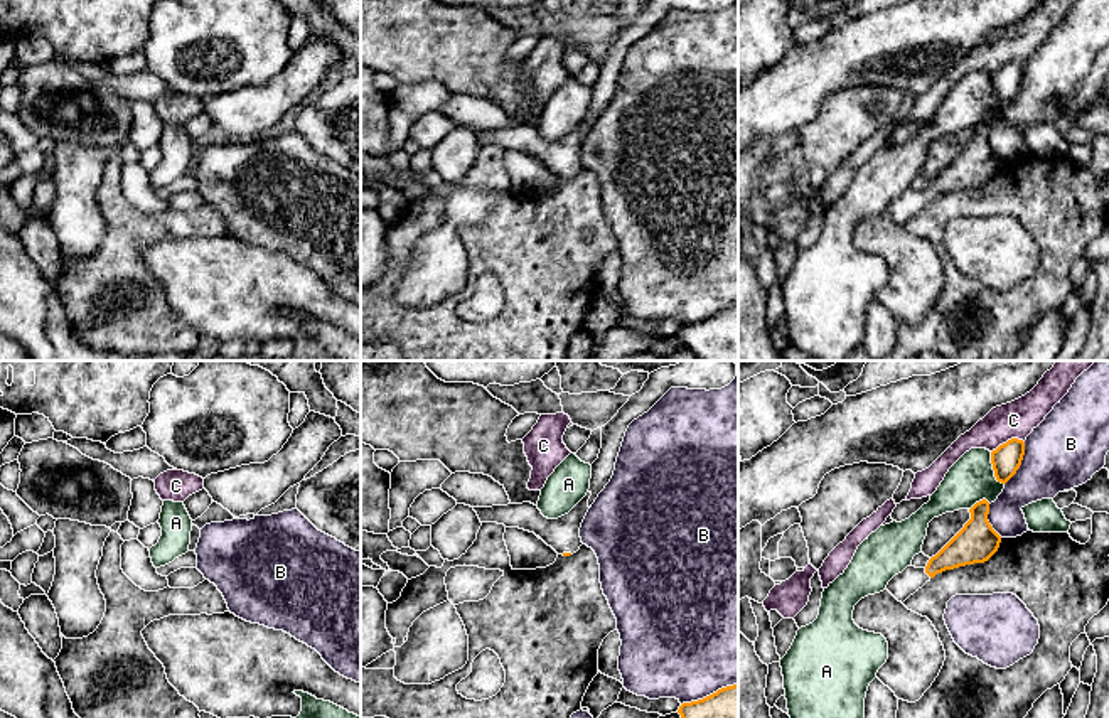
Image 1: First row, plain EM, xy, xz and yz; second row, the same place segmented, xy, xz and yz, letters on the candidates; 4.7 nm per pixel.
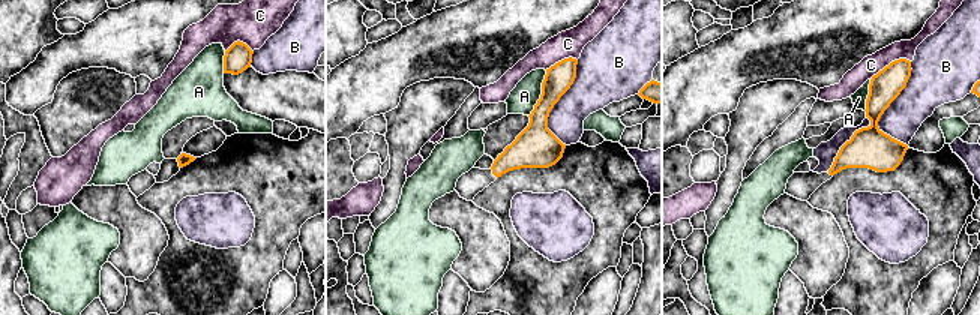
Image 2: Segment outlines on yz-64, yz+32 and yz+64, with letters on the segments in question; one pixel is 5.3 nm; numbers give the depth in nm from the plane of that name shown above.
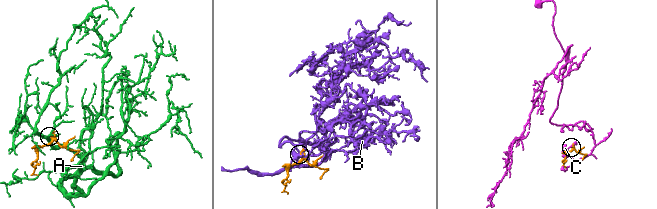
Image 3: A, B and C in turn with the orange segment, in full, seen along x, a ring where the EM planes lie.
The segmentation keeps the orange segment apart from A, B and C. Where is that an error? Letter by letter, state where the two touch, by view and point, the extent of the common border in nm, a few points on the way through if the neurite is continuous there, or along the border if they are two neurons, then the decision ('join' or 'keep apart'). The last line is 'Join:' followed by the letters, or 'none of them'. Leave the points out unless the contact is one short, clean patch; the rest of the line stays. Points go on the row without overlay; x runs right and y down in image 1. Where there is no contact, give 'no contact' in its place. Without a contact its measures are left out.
A: yz (993, 91) | 170 nm | keep apart
B: xz (710, 317) | 300 nm | keep apart
C: yz (1008, 63) | 170 nm | keep apart
Join: none of them

